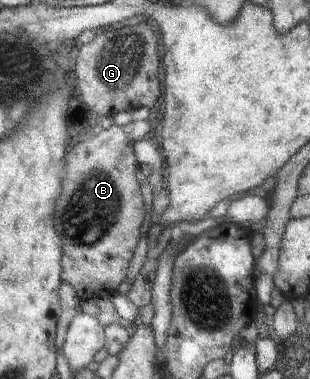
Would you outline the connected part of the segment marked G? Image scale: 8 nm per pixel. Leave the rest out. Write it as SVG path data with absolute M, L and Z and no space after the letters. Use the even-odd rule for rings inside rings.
M148 21L140 22L136 25L125 26L123 28L104 31L96 37L96 40L84 45L78 45L76 51L75 76L78 76L80 92L94 104L96 112L100 116L118 116L118 113L138 110L138 108L151 109L156 100L162 94L160 88L160 78L158 78L158 52L156 52L156 36L148 28Z

